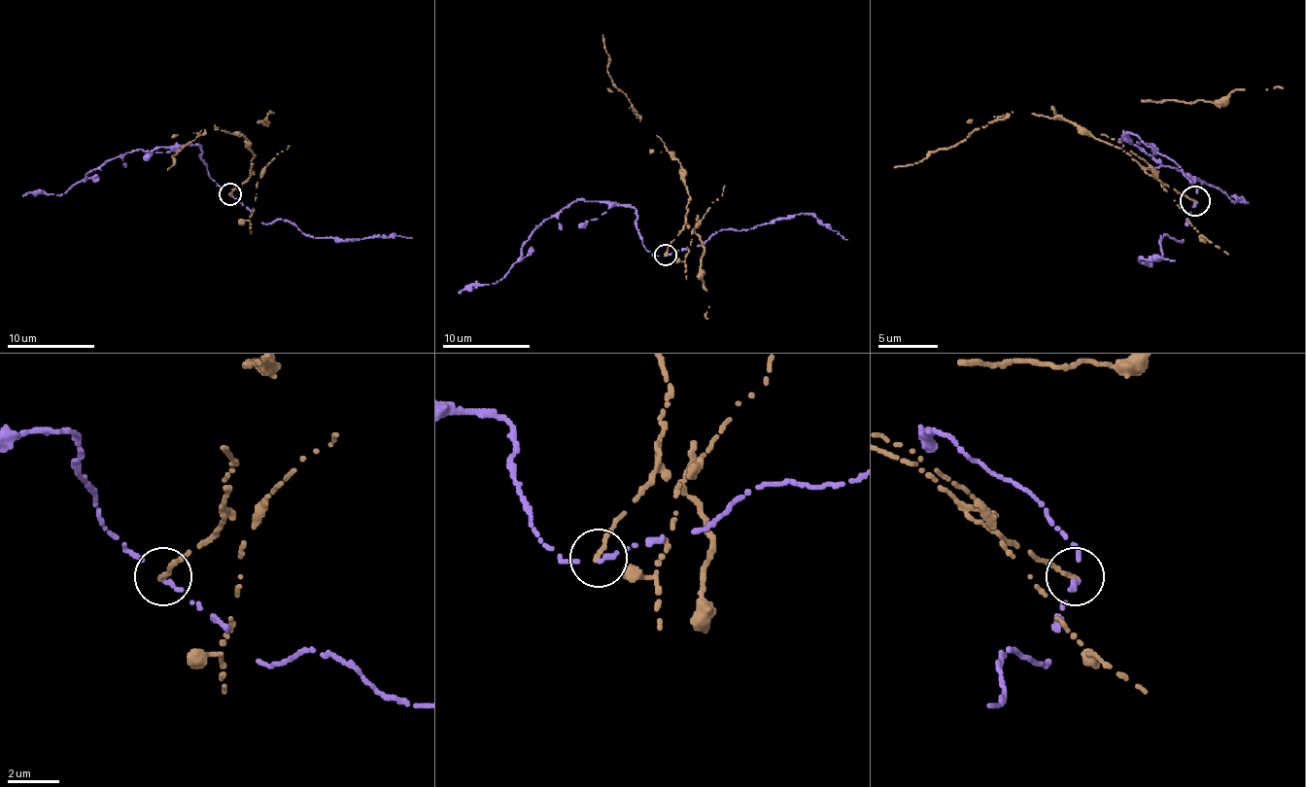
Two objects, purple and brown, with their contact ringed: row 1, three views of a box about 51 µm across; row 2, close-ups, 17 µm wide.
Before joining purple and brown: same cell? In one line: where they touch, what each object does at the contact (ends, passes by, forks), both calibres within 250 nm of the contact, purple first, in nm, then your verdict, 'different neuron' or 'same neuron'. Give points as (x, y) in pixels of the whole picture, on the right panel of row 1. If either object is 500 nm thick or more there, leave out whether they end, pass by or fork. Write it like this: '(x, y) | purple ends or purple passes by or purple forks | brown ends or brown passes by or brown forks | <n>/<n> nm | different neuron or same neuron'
(1195, 200) | purple ends | brown ends | 190/190 nm | different neuron

